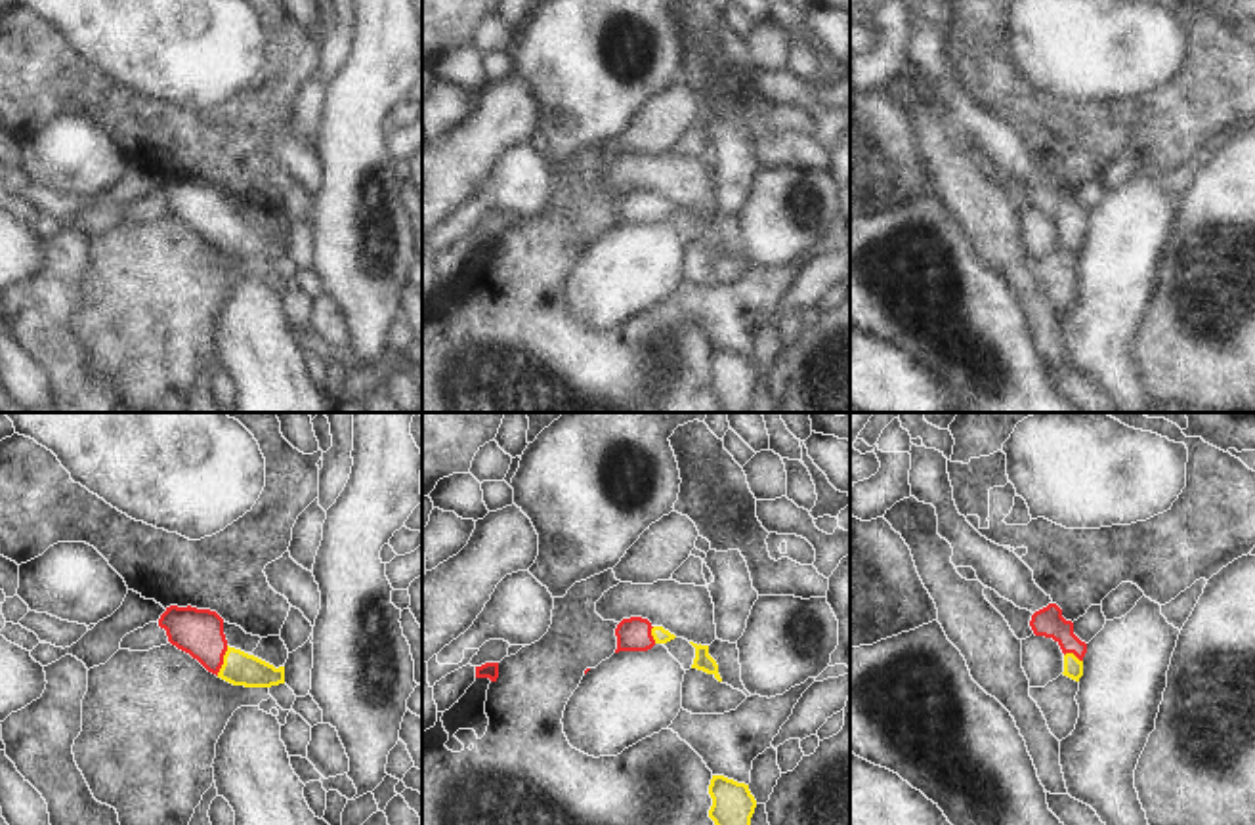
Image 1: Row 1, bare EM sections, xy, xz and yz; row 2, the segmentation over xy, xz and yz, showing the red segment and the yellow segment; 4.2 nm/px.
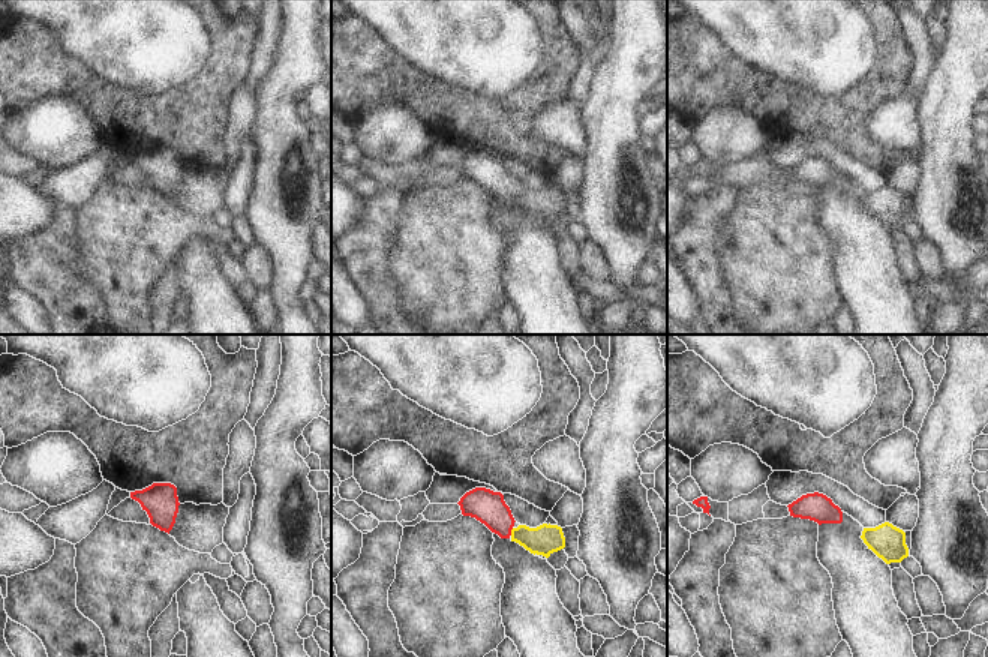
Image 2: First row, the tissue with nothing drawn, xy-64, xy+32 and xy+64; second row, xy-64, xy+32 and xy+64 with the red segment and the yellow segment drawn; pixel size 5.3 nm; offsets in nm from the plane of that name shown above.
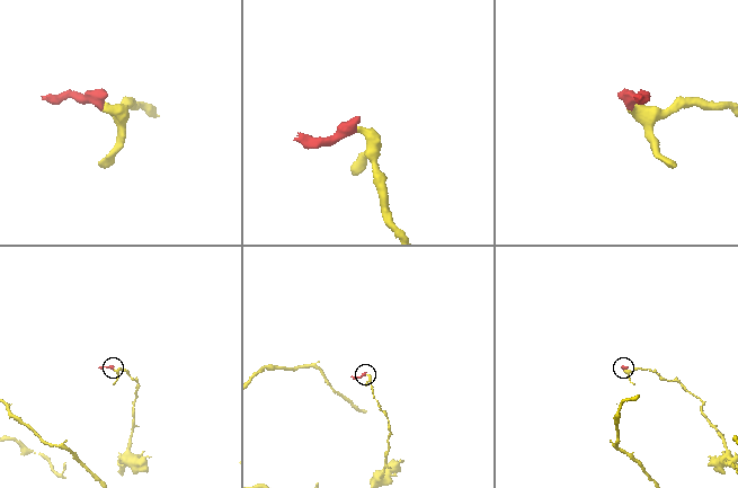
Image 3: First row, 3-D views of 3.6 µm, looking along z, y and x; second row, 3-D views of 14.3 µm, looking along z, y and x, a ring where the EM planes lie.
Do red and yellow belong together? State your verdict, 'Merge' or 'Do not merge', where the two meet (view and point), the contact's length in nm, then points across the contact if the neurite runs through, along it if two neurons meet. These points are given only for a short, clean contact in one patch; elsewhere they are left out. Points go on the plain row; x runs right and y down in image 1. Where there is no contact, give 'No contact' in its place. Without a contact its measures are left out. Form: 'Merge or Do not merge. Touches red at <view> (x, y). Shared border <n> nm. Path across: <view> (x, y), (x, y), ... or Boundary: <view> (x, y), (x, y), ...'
Merge. Touches red at xy (222, 233). Shared border 140 nm. Path across: xy (199, 205), (222, 233), (239, 241).

